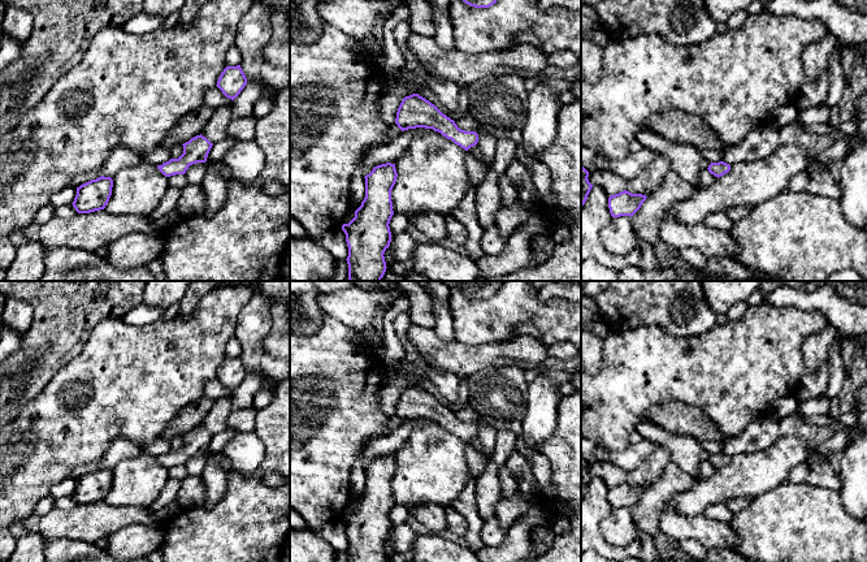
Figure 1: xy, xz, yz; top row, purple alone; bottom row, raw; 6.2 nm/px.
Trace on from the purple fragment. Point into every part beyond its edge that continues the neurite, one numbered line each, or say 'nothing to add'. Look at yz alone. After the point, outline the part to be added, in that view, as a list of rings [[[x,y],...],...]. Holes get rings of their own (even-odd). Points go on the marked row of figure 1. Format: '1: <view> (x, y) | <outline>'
nothing to add

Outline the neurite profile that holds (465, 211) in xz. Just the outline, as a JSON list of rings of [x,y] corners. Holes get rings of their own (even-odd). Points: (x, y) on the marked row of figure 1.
[[[469,190],[456,208],[448,213],[448,216],[460,220],[467,226],[468,237],[464,247],[468,258],[474,261],[480,260],[485,255],[481,248],[481,237],[485,229],[478,224],[476,213],[476,191]]]

